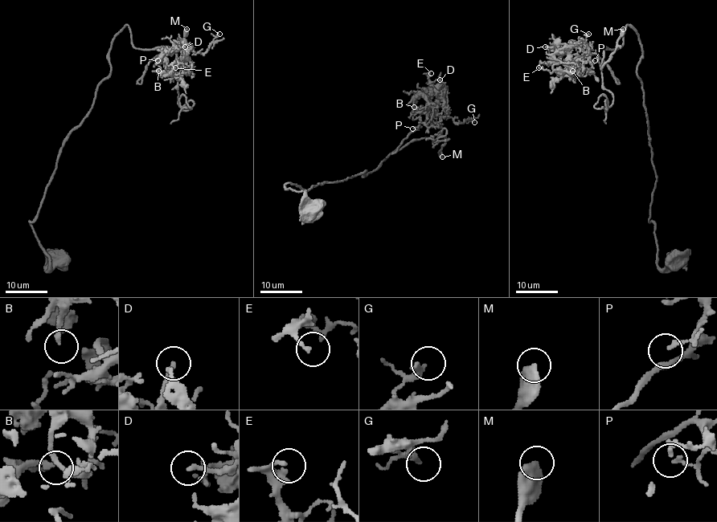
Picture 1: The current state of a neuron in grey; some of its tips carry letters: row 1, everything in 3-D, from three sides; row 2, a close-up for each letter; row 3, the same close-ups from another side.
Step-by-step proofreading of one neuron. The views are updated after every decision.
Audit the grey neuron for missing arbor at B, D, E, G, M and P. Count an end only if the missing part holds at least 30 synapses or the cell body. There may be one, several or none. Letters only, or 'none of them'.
none of them

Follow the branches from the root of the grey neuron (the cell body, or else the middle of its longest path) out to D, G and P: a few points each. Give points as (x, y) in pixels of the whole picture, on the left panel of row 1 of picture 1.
D: (54, 258), (29, 222), (112, 39), (127, 25), (135, 47), (186, 53), (178, 64), (185, 46)
G: (54, 258), (29, 222), (112, 39), (127, 25), (135, 47), (186, 53), (178, 64), (219, 34)
P: (54, 258), (29, 222), (112, 39), (127, 25), (135, 47), (186, 53), (174, 70), (157, 60)

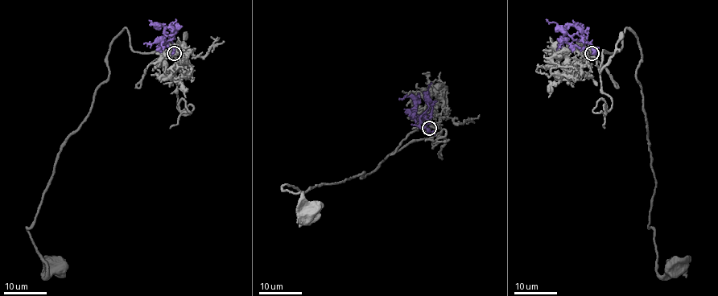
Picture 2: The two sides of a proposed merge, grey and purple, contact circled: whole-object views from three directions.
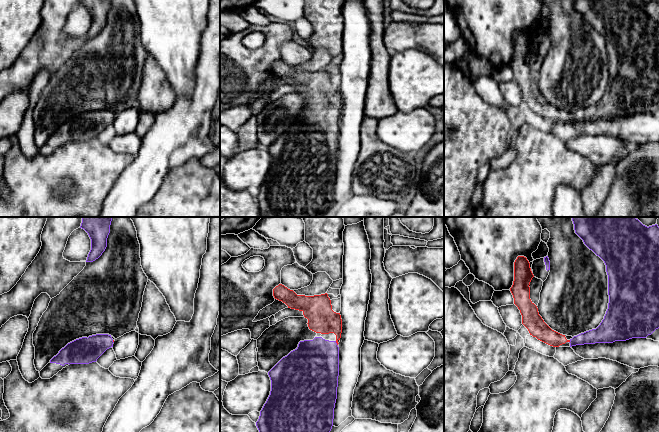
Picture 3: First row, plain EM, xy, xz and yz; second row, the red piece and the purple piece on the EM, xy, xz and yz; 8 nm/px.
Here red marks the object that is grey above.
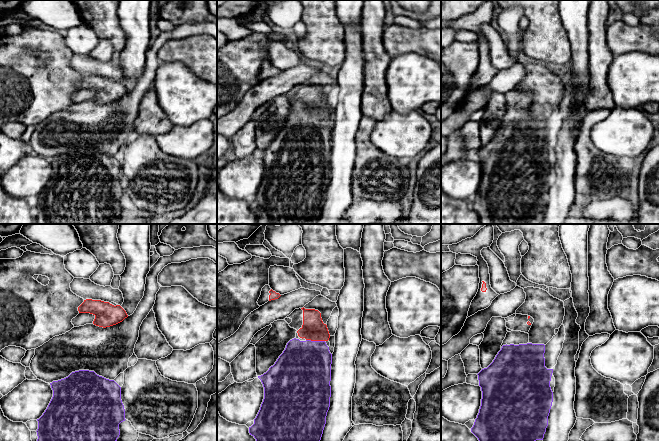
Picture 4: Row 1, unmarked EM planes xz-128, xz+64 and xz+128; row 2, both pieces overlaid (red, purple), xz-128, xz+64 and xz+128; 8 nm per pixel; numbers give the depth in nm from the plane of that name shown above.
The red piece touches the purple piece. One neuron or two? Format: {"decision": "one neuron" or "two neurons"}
{"decision": "one neuron"}

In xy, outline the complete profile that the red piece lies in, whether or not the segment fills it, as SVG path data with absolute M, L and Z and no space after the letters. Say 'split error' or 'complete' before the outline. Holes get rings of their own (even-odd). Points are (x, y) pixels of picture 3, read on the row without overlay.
split error; M96 110L82 113L68 119L50 138L39 148L42 155L50 155L70 140L89 140L109 124L114 116L108 110Z

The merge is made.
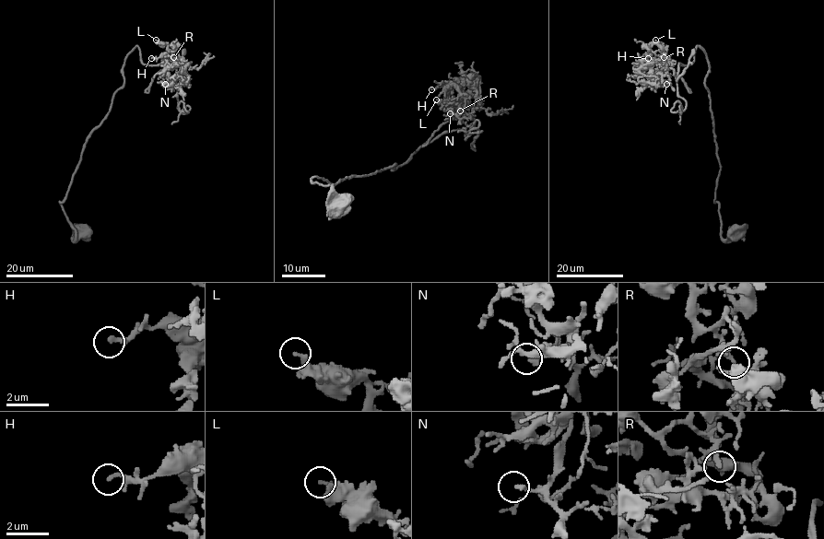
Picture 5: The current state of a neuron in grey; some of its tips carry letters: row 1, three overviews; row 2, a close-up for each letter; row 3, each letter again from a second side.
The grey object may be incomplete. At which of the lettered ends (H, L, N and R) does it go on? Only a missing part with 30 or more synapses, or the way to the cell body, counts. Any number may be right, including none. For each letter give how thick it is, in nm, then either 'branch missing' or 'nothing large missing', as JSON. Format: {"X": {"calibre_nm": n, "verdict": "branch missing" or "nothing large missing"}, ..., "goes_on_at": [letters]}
{"H": {"calibre_nm": 150, "verdict": "nothing large missing"}, "L": {"calibre_nm": 220, "verdict": "nothing large missing"}, "N": {"calibre_nm": 190, "verdict": "branch missing"}, "R": {"calibre_nm": 120, "verdict": "nothing large missing"}, "goes_on_at": ["N"]}

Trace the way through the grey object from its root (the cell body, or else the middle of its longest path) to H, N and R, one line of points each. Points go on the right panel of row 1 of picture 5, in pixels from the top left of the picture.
H: (735, 231), (721, 236), (714, 202), (706, 53), (698, 45), (676, 76), (670, 68), (654, 81), (648, 58)
N: (735, 231), (721, 236), (714, 202), (706, 53), (698, 45), (676, 76), (670, 68), (653, 80), (666, 84)
R: (735, 231), (721, 236), (714, 202), (706, 53), (698, 45), (654, 81), (664, 57)

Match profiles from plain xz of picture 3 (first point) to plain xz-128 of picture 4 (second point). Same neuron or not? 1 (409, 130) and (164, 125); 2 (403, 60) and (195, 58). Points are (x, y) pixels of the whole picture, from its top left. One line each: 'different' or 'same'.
1: different
2: different

